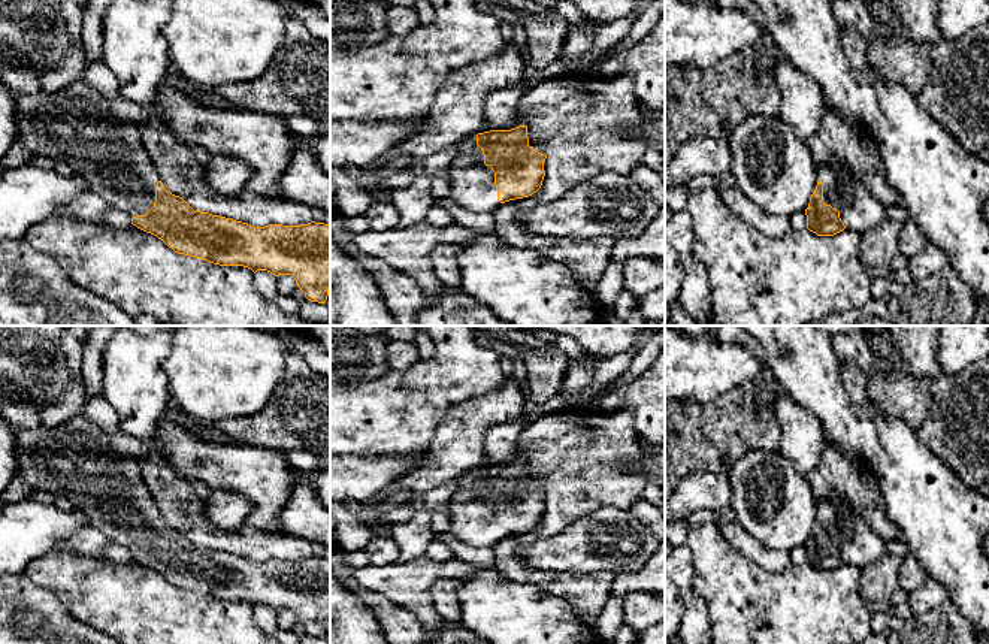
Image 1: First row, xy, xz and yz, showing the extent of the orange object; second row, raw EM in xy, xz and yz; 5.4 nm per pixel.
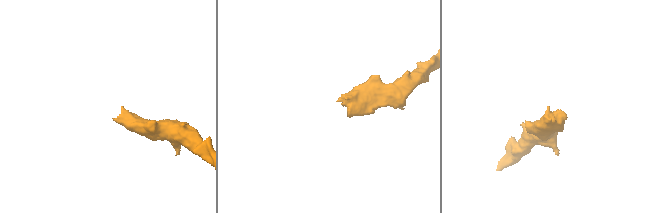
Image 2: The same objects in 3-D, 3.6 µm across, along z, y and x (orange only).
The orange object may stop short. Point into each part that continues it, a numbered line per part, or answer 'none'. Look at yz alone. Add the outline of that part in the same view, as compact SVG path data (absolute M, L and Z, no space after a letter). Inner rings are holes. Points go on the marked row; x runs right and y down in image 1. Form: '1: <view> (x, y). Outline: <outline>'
1: yz (859, 209). Outline: M838 167L817 170L823 184L823 202L840 211L847 230L864 233L881 223L886 208L865 188L864 182Z

